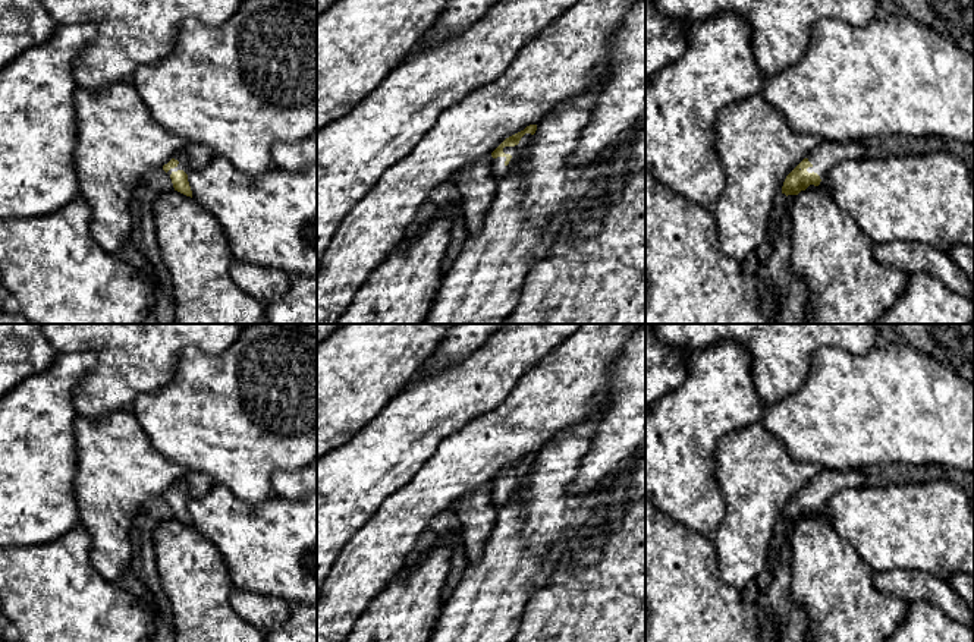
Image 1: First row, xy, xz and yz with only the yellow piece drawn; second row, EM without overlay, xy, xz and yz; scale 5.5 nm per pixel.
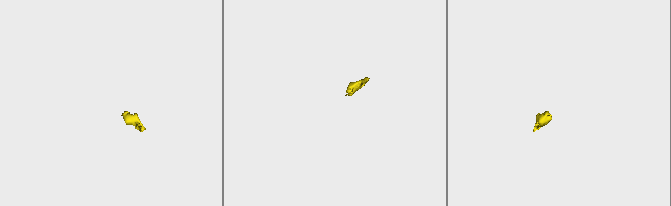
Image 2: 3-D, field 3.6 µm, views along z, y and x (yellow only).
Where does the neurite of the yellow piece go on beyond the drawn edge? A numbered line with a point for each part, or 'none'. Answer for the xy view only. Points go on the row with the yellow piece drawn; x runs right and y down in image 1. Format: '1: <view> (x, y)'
1: xy (194, 157)

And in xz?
1: xz (498, 169)

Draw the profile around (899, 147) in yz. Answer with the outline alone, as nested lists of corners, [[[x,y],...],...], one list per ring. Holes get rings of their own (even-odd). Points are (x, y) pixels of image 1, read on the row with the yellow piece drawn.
[[[879,136],[857,141],[864,150],[864,160],[905,158],[945,151],[974,166],[974,144],[942,136]]]

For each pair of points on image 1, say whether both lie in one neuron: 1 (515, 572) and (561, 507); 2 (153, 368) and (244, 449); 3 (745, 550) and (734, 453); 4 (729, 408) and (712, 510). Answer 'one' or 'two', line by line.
1: one
2: two
3: one
4: one

